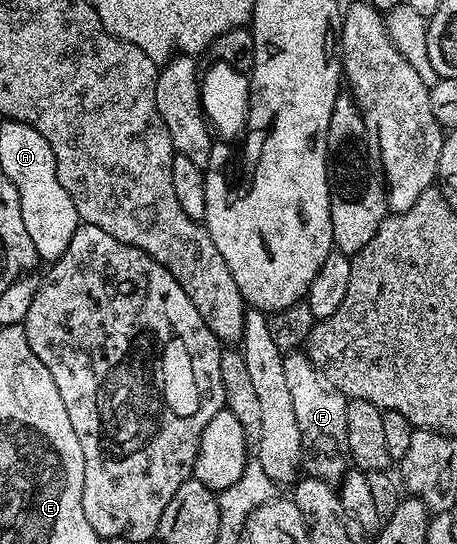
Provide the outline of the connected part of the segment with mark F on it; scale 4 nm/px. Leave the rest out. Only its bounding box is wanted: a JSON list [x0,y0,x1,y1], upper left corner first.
[282,350,348,485]

